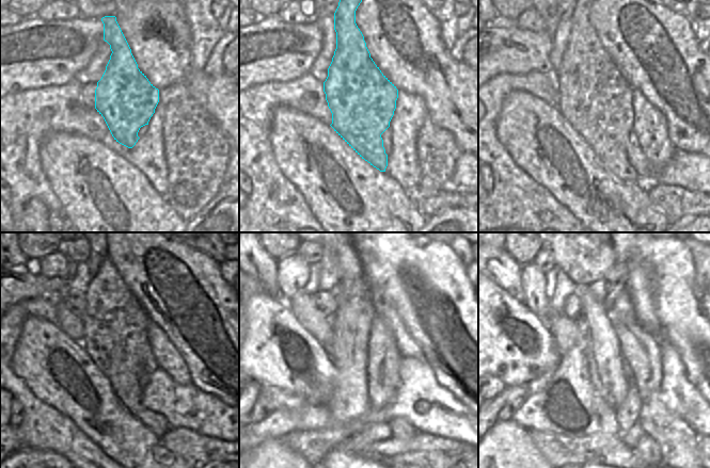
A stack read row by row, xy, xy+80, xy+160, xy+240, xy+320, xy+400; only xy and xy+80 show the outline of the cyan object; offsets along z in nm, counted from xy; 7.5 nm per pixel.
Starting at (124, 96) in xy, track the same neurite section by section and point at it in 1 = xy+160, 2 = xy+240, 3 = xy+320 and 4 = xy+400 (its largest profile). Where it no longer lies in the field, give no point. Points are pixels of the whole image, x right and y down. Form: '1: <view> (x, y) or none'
1: xy+160 (594, 96)
2: xy+240 (115, 339)
3: xy+320 (350, 291)
4: xy+400 (647, 449)

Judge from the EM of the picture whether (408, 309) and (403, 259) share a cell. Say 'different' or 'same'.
same

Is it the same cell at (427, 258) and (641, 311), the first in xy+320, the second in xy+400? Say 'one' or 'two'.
two

